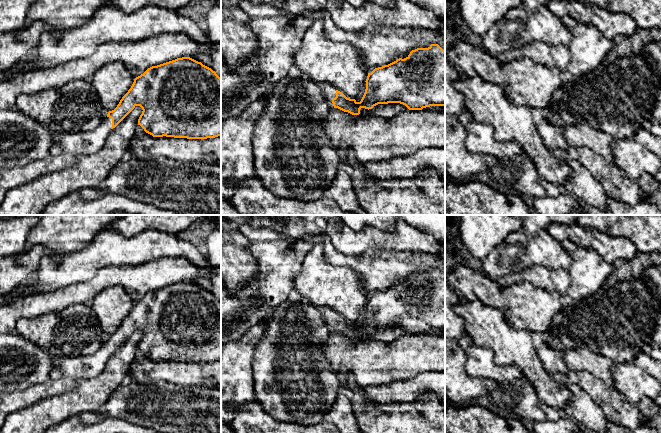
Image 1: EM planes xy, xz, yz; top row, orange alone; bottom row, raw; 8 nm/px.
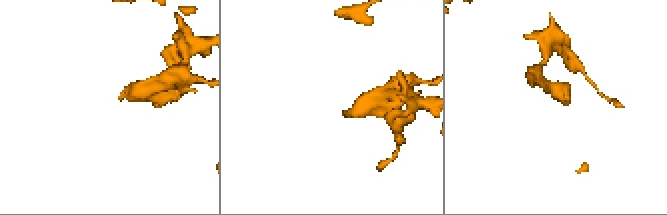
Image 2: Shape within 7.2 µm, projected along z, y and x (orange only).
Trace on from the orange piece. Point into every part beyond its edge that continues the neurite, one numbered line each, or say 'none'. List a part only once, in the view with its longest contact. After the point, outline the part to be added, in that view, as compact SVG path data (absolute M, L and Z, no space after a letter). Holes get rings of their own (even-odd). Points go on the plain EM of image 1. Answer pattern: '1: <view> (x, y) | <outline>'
1: xz (329, 317) | M319 306L317 307L320 311L322 318L325 322L325 325L328 327L330 333L333 333L332 323L336 321L336 313L331 310L331 308L327 306Z

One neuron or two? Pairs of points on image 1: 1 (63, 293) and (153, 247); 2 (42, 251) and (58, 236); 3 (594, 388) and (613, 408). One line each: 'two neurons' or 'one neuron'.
1: two neurons
2: two neurons
3: one neuron

